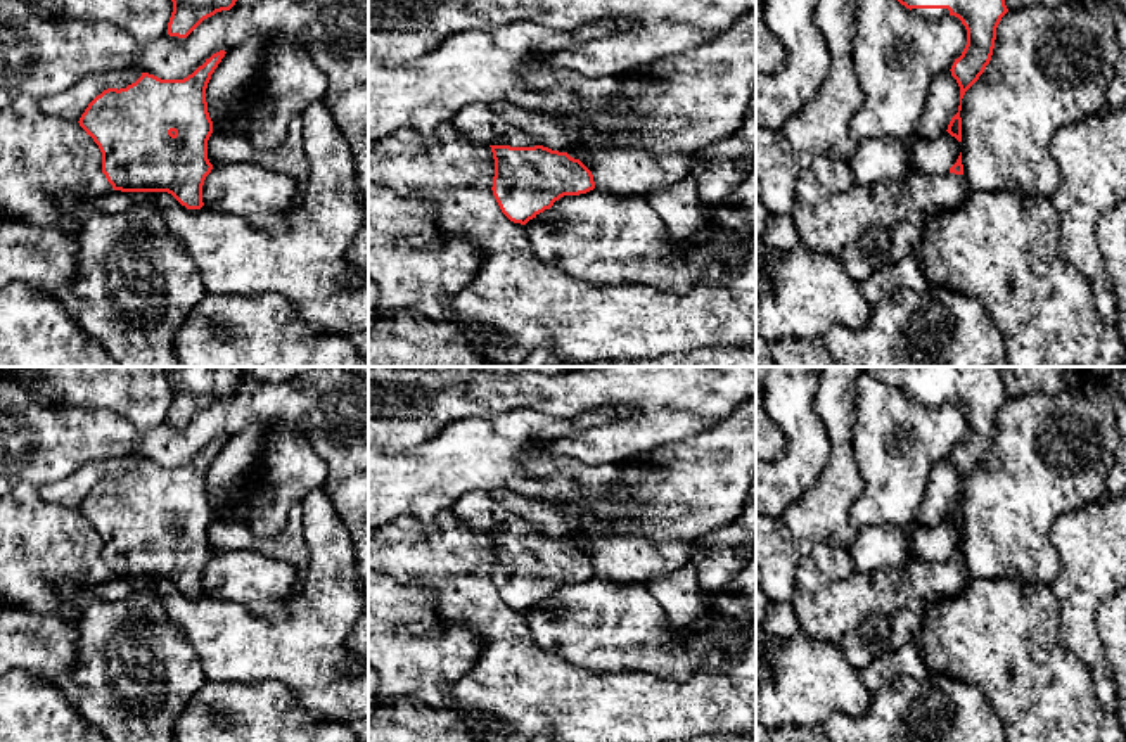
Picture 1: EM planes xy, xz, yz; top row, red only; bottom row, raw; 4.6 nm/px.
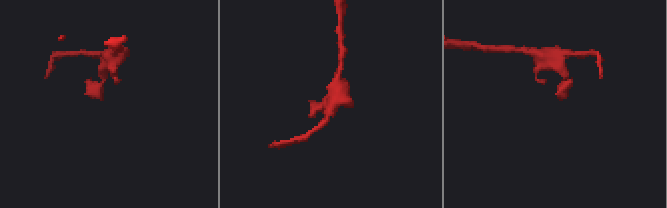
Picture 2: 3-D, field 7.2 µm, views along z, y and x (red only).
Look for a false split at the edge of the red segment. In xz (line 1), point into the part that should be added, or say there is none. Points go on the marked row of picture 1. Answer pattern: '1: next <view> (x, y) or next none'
1: next xz (478, 120)

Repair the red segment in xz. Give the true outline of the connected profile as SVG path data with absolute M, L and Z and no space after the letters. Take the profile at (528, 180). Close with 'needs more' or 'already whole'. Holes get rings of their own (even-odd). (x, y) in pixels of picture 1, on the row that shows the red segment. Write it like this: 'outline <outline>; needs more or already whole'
outline M488 104L464 107L451 123L476 142L491 147L491 190L502 213L514 223L526 225L560 197L595 189L592 171L579 159L538 145Z; needs more

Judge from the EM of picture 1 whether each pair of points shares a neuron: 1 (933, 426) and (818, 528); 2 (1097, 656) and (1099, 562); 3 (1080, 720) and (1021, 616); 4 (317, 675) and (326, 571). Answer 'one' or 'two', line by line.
1: two
2: one
3: one
4: one

